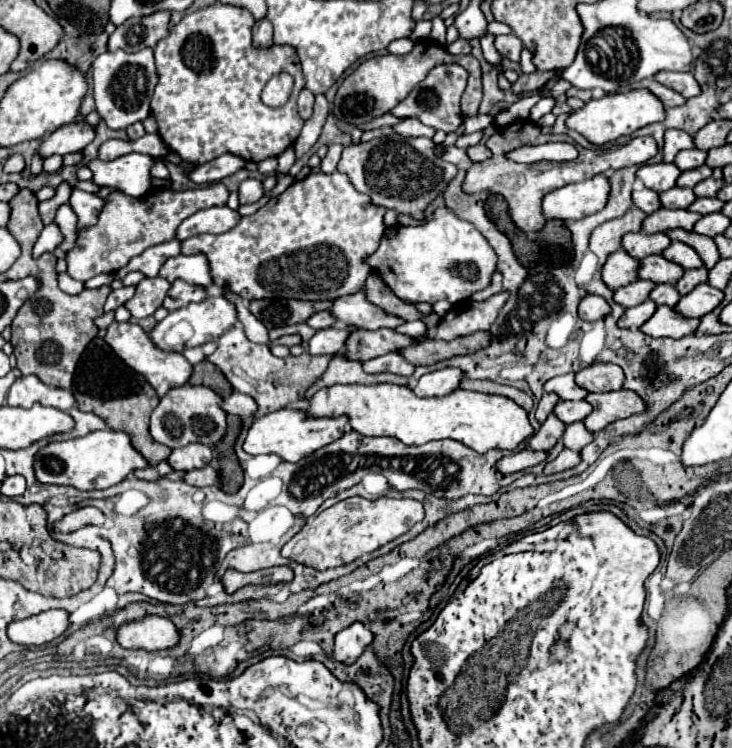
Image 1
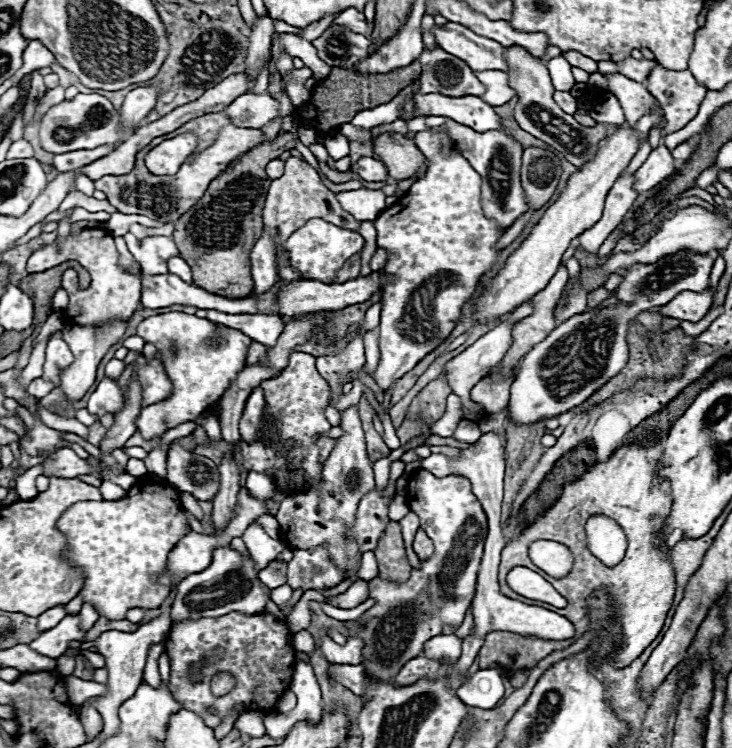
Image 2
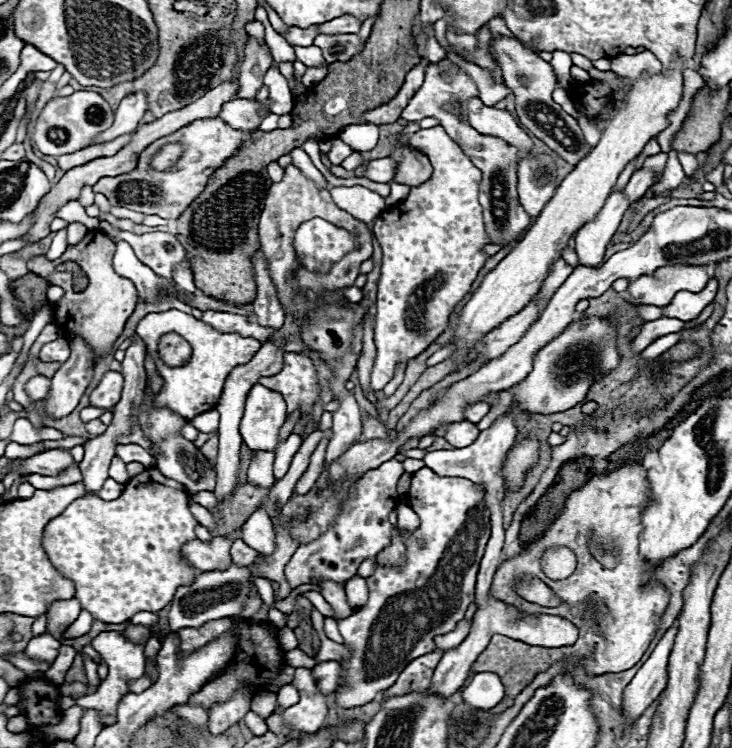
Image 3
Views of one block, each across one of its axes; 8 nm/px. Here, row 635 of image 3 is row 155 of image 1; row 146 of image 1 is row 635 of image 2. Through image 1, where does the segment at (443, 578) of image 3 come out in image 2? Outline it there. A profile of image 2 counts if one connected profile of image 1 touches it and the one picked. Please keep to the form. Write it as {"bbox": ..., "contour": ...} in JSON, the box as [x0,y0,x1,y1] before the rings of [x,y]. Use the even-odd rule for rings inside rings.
{"bbox":[346,470,488,682],"contour":[[[416,470],[408,482],[408,494],[406,494],[408,506],[412,512],[420,516],[420,528],[430,536],[434,544],[434,552],[430,558],[420,560],[420,568],[412,568],[412,574],[406,582],[398,584],[392,580],[382,580],[380,576],[372,578],[370,584],[370,598],[376,602],[370,610],[366,610],[358,620],[346,622],[346,638],[360,638],[364,642],[362,648],[362,666],[366,668],[366,676],[376,682],[390,682],[398,676],[402,664],[406,660],[412,660],[414,656],[420,656],[424,650],[424,644],[432,638],[444,632],[444,626],[450,626],[456,630],[466,610],[472,604],[474,598],[474,586],[476,586],[476,572],[482,558],[482,548],[488,532],[486,514],[478,502],[478,498],[472,494],[470,480],[464,476],[444,476],[438,478],[432,472]]]}

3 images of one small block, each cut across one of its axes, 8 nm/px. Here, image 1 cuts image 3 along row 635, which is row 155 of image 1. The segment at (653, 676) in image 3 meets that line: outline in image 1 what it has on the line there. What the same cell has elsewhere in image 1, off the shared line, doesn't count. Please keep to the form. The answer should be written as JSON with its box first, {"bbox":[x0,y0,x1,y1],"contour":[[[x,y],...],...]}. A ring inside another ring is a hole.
{"bbox":[664,130,694,162],"contour":[[[666,130],[664,134],[664,162],[674,162],[680,150],[694,148],[694,140],[684,130]]]}

